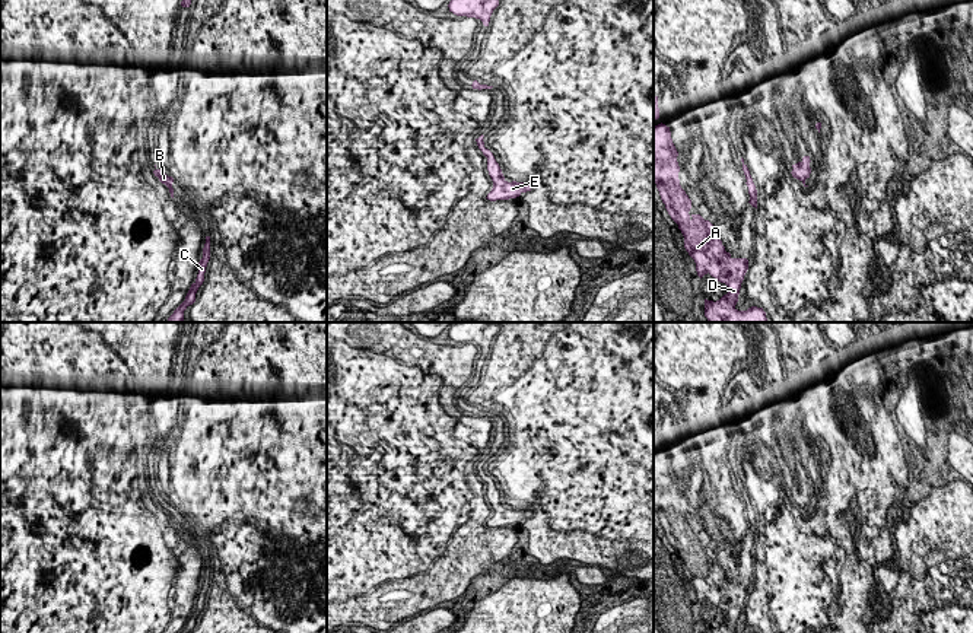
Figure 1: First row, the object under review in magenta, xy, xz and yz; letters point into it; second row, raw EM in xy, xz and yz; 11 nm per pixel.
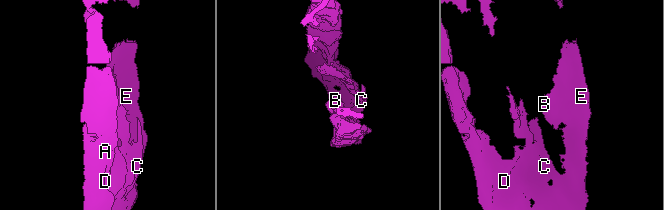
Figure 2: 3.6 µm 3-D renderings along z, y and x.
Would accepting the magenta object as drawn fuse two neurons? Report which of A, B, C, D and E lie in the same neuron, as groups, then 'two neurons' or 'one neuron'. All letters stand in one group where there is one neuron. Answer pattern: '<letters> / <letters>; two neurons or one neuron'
A B C D E; one neuron

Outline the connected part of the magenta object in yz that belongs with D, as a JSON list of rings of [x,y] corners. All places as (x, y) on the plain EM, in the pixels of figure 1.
[[[654,452],[654,509],[671,545],[684,563],[684,575],[696,589],[697,602],[710,601],[728,613],[719,627],[705,626],[705,633],[735,633],[741,610],[748,597],[747,585],[732,585],[722,567],[713,563],[713,551],[700,541],[689,541],[691,527],[680,512],[678,478],[670,454]]]

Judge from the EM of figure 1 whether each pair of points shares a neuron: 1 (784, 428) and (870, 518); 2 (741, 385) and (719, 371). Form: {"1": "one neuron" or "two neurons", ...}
{"1": "one neuron", "2": "two neurons"}

